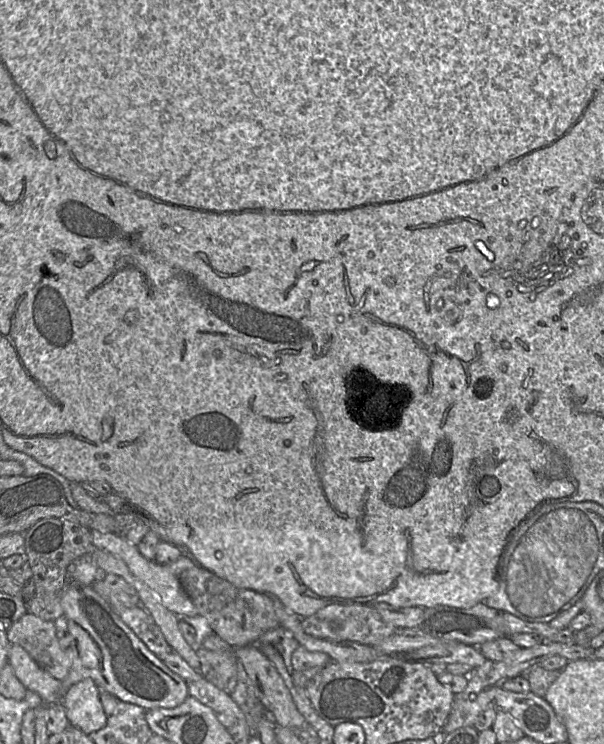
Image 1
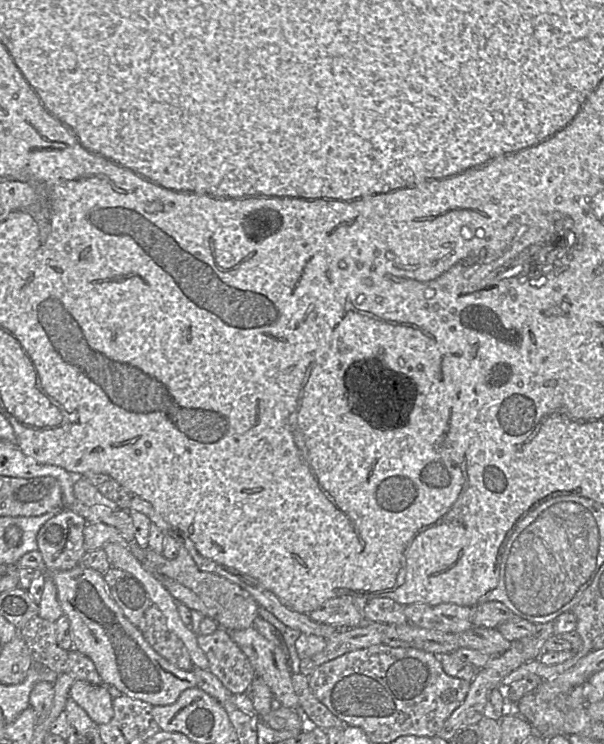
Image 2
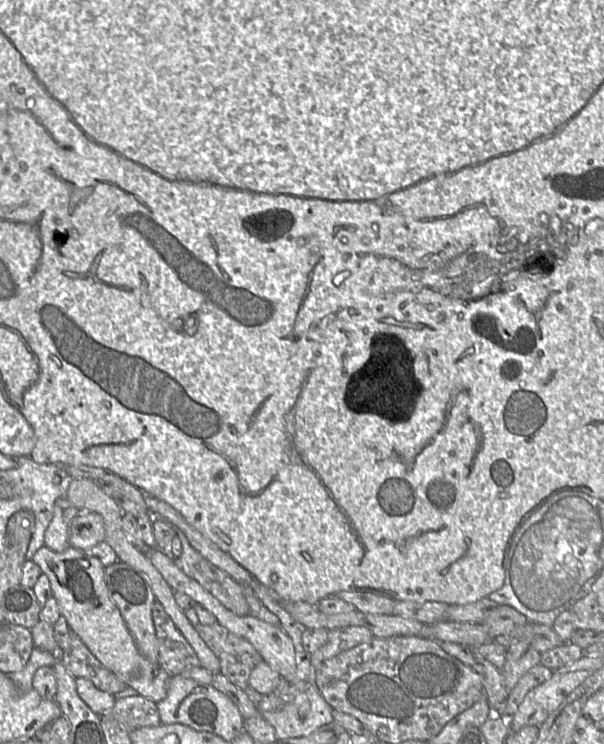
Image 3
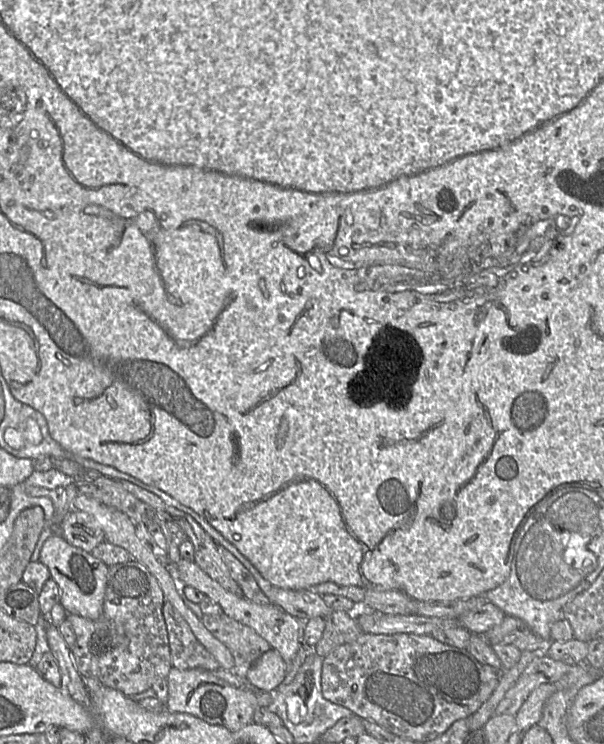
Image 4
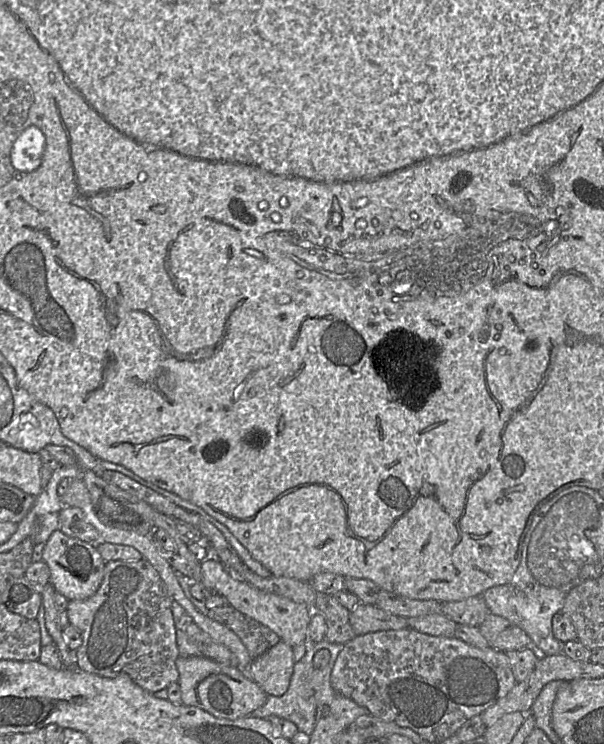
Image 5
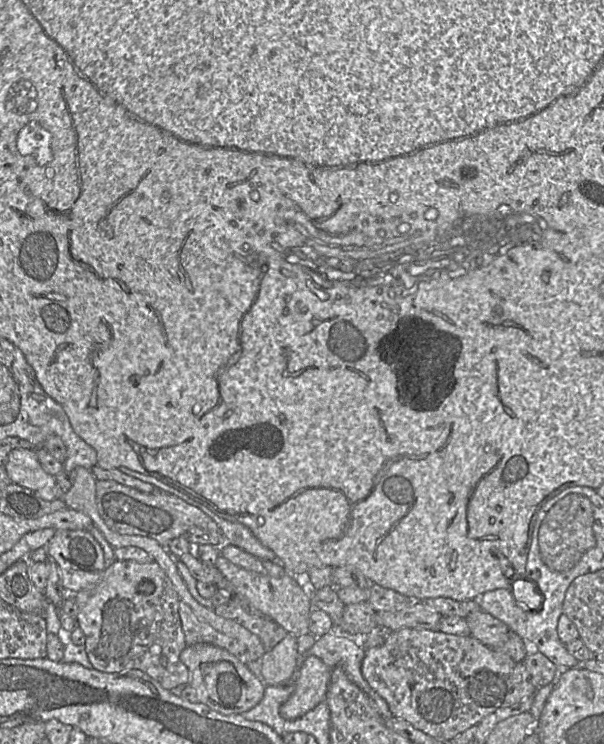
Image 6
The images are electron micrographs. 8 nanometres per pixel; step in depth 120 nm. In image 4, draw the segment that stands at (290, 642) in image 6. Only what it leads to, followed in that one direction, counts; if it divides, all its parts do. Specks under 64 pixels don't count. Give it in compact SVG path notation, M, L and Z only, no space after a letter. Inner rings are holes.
M269 649L251 665L247 680L259 690L271 693L284 681L286 674L287 665L280 653Z

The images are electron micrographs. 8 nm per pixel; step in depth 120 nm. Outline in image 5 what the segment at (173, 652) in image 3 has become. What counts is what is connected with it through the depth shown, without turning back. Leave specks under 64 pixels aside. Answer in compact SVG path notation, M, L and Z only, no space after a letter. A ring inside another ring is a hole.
M173 601L171 610L179 656L205 657L224 666L238 667L238 660L232 652L203 631L180 604Z

